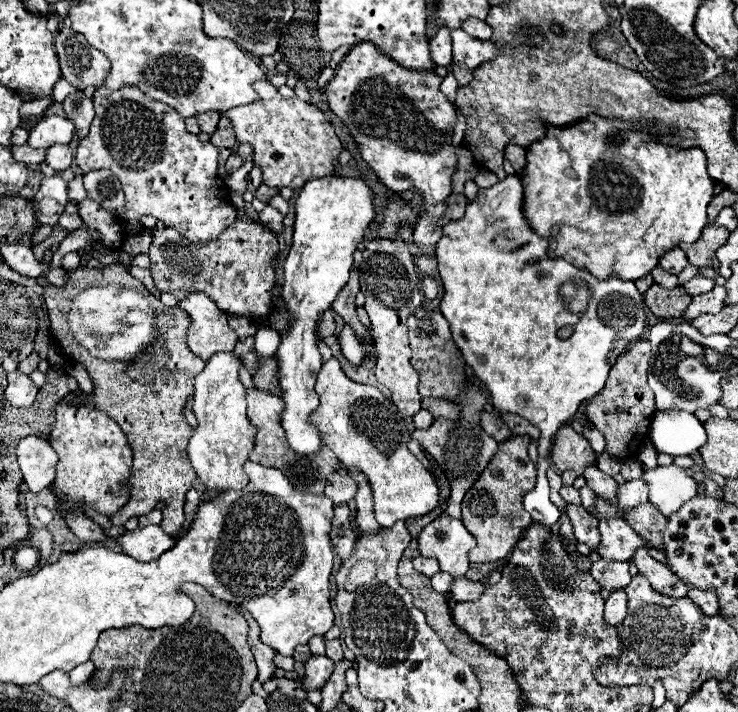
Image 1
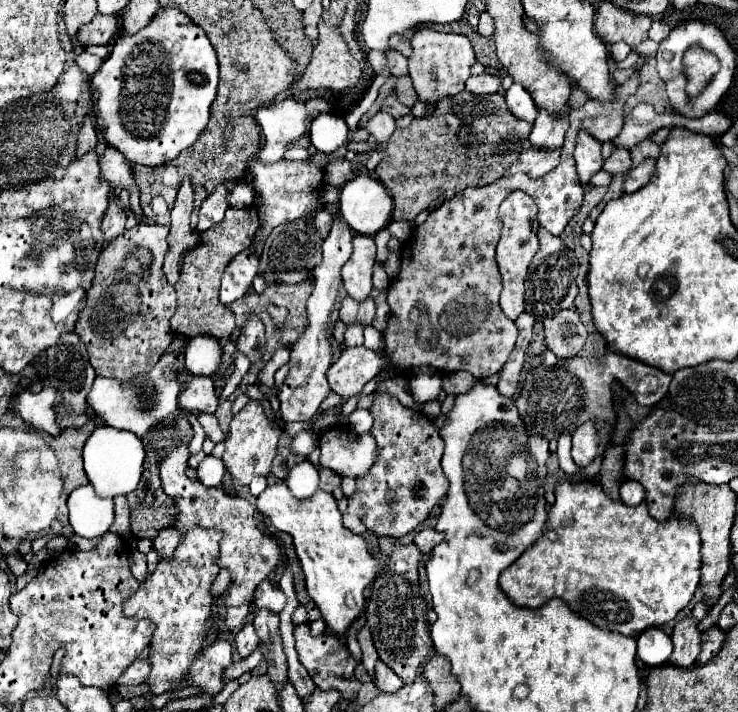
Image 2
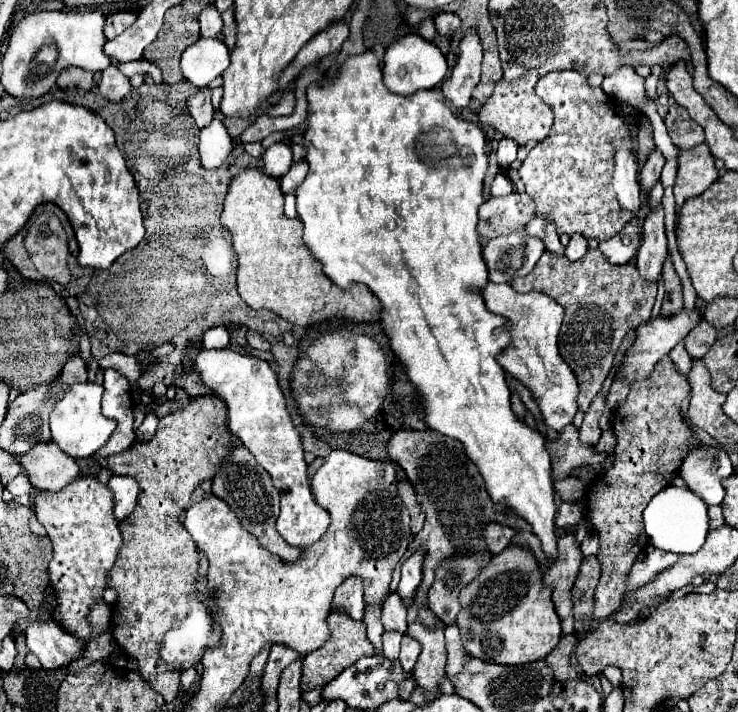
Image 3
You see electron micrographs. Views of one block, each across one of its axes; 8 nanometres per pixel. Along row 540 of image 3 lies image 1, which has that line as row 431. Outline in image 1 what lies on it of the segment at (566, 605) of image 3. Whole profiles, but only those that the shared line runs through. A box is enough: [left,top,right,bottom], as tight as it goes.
[550,426,596,476]

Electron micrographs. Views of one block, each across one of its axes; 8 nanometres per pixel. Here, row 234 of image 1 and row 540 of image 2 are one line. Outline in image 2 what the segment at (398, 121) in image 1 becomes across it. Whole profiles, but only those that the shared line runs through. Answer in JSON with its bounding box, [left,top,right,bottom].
[414,528,442,554]

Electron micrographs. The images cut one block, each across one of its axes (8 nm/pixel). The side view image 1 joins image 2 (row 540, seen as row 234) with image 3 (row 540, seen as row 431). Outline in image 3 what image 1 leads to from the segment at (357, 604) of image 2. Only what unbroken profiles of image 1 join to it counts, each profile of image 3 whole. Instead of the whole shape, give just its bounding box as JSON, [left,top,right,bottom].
[192,348,330,548]

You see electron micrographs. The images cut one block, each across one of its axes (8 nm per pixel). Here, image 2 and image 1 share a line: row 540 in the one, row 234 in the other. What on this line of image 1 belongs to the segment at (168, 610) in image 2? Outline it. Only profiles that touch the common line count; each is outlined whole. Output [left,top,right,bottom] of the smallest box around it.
[76,86,236,242]

